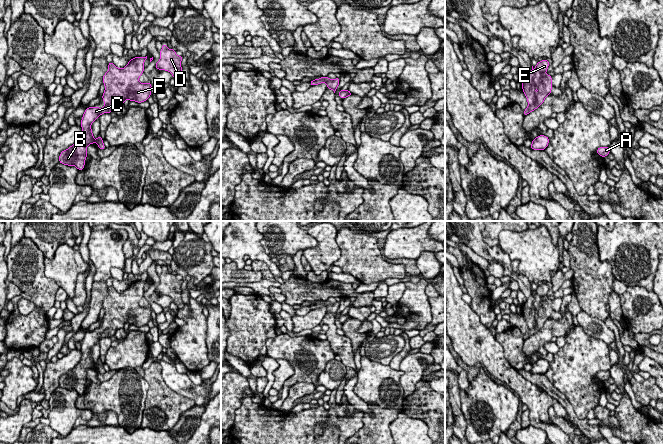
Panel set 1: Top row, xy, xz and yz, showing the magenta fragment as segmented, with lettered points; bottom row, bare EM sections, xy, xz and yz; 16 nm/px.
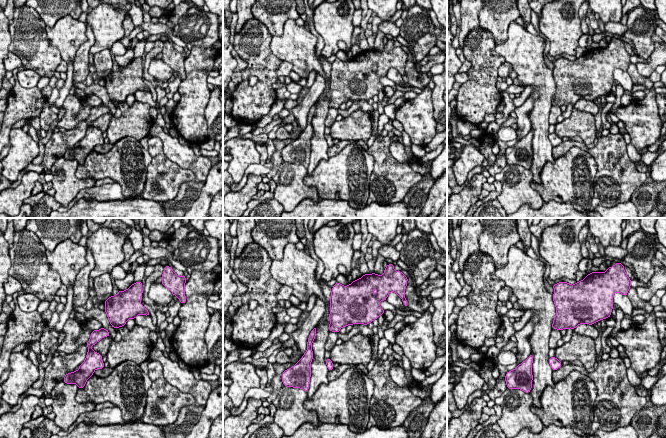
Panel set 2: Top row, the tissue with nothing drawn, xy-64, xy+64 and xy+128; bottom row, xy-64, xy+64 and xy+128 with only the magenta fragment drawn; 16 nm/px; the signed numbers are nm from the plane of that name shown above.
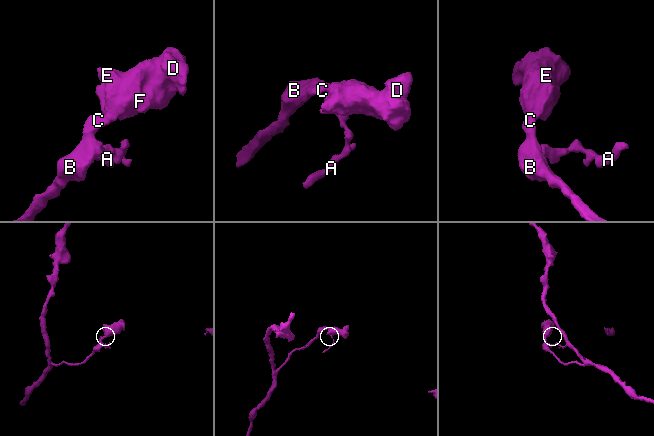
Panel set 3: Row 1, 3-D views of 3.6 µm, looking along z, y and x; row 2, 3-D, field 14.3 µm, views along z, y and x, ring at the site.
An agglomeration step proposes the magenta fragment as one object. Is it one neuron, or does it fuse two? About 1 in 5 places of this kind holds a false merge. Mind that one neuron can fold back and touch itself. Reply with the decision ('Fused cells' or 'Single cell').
Single cell

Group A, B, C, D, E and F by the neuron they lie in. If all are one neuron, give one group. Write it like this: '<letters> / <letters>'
A B C D E F

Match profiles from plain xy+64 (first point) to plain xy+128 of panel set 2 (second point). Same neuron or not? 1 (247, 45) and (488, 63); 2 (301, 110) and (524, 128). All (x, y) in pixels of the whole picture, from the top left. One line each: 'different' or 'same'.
1: same
2: same

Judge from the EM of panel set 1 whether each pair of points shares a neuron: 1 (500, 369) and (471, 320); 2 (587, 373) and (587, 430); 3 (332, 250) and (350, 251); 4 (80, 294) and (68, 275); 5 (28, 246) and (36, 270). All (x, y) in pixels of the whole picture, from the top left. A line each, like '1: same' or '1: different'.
1: same
2: different
3: different
4: different
5: same

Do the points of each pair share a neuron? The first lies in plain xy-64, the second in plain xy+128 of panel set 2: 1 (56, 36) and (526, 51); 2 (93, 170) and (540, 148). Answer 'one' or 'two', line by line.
1: one
2: two

